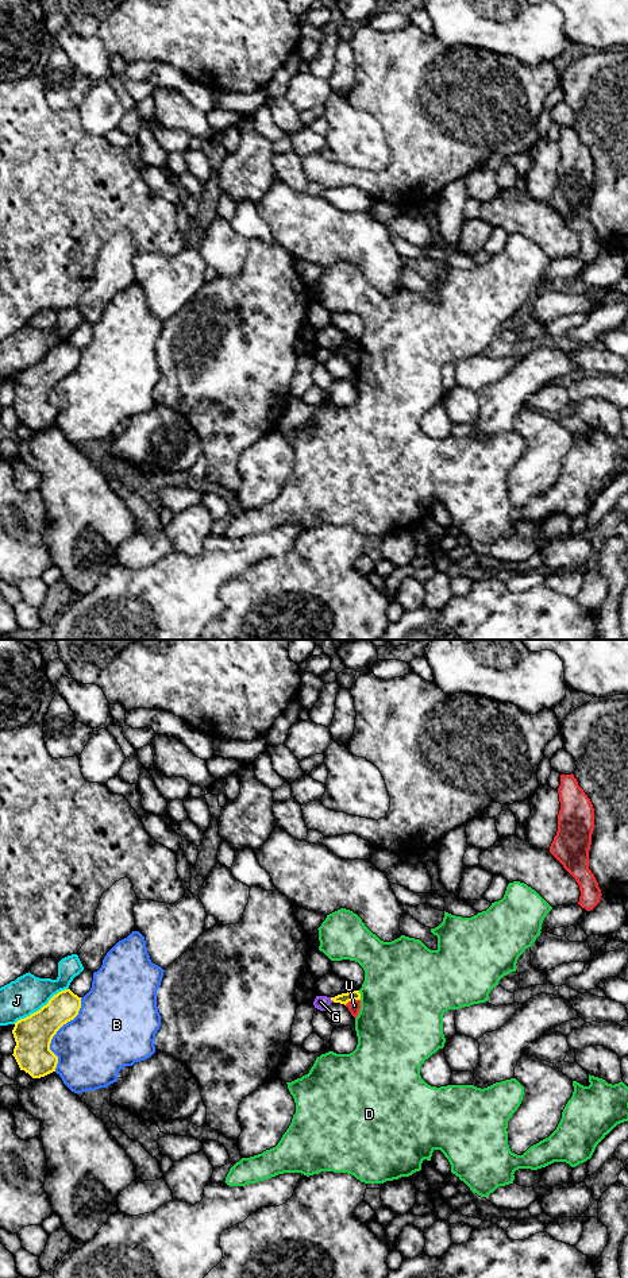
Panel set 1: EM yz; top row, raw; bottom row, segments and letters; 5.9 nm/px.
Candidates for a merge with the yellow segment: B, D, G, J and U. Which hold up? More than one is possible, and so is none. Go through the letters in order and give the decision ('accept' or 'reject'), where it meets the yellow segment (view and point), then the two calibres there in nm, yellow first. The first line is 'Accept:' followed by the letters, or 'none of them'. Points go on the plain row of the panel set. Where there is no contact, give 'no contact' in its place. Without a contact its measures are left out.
Accept: none of them
B: reject; contact yz (56, 385); calibres 220 and 420 nm
D: reject; contact yz (359, 347); calibres 60 and 500 nm
G: reject; contact yz (331, 351); calibres 60 and 80 nm
J: reject; contact yz (42, 359); calibres 220 and 220 nm
U: reject; contact yz (351, 351); calibres 60 and 80 nm

